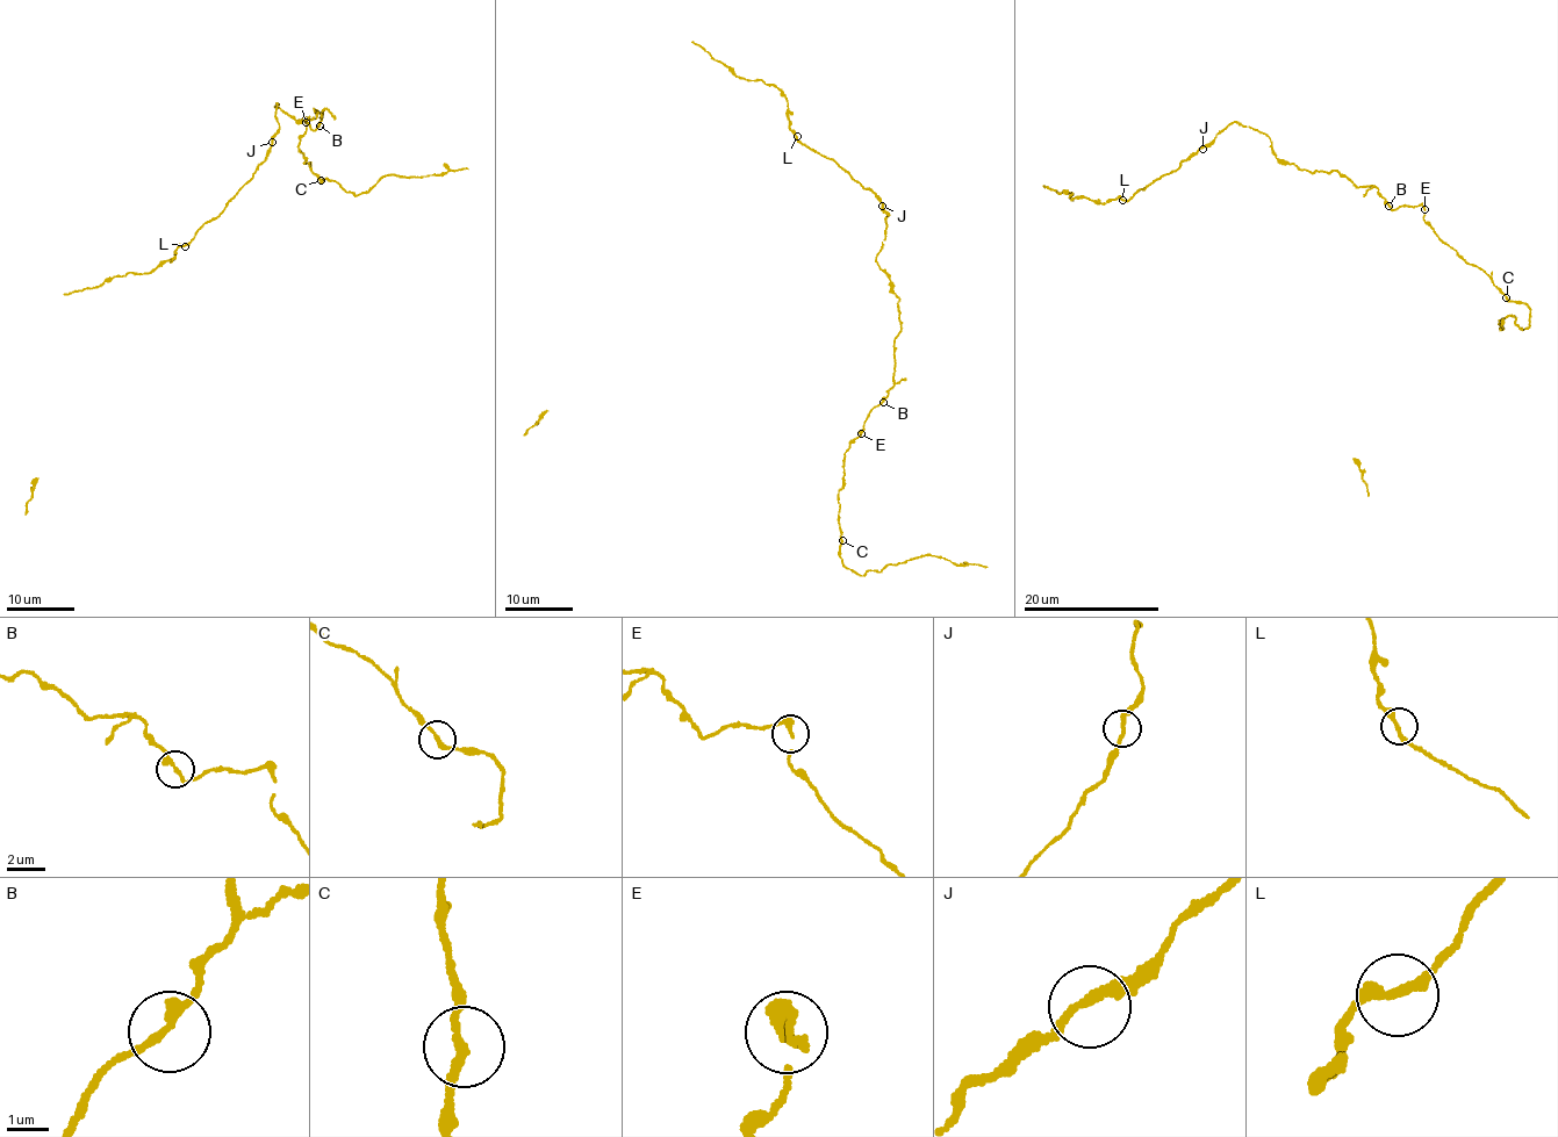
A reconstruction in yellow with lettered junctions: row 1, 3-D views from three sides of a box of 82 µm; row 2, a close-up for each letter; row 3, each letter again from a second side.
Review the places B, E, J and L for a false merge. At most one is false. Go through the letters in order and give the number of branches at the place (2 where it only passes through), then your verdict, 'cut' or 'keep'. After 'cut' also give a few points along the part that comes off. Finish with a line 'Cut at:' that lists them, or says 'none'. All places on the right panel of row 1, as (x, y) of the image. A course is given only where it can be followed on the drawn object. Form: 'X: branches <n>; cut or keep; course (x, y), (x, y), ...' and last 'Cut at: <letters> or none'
B: branches 2; keep
E: branches 2; keep
J: branches 2; keep
L: branches 2; keep
Cut at: none

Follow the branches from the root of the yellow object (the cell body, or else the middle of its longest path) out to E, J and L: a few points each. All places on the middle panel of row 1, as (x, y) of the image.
E: (881, 402), (870, 411), (861, 434)
J: (881, 402), (894, 386), (895, 337), (902, 322), (899, 299), (876, 261), (889, 214), (882, 206)
L: (881, 402), (894, 386), (895, 337), (902, 322), (899, 299), (876, 261), (889, 213), (876, 193), (797, 136)

